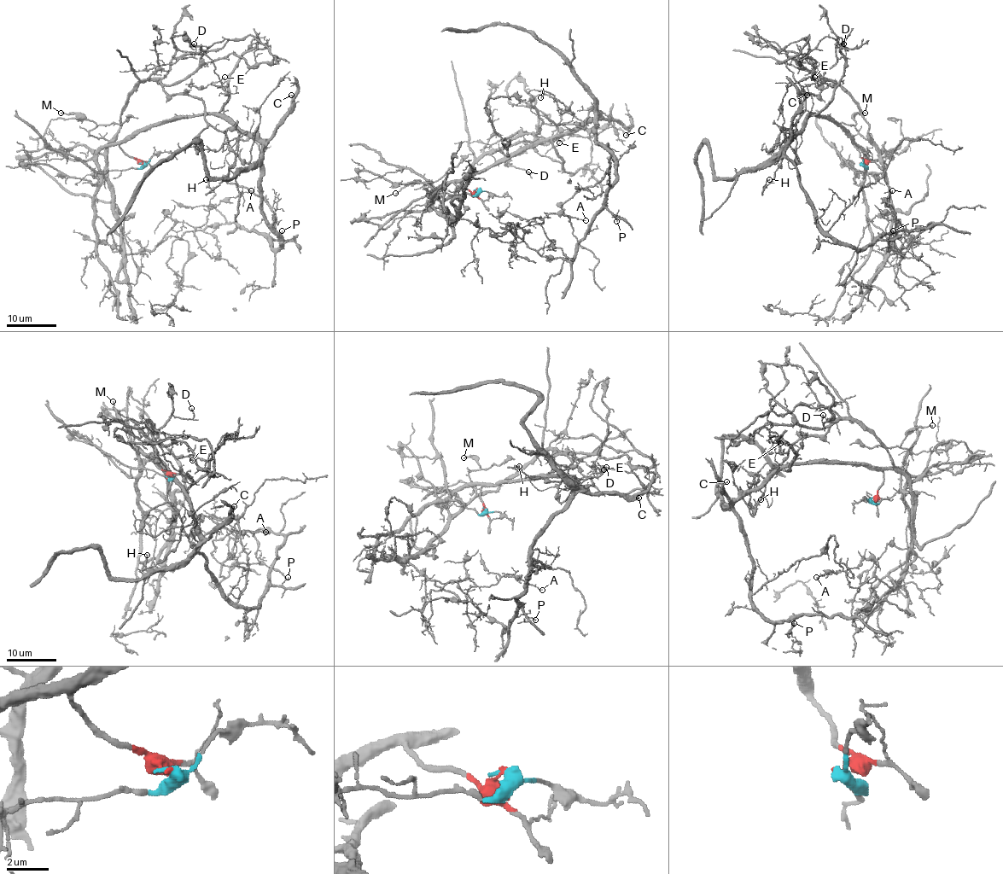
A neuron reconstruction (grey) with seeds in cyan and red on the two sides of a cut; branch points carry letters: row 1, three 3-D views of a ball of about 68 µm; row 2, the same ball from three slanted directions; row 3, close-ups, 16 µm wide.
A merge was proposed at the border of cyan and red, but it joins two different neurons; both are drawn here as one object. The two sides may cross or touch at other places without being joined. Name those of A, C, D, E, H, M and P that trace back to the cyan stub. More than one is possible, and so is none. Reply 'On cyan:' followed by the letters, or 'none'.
On cyan: A, D, M

